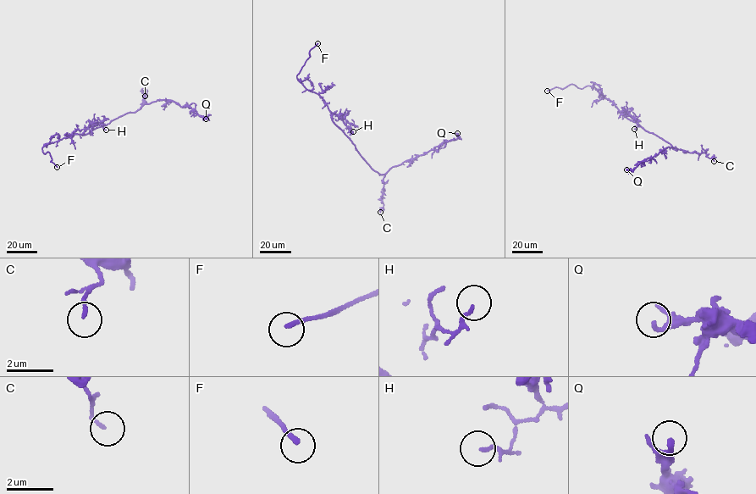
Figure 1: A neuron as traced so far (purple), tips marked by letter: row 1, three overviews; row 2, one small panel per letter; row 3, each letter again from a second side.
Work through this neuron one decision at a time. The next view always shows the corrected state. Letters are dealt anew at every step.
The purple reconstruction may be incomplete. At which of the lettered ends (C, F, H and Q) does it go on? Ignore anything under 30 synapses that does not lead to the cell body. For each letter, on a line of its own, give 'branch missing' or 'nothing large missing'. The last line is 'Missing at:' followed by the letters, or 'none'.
C: nothing large missing
F: branch missing
H: nothing large missing
Q: nothing large missing
Missing at: F

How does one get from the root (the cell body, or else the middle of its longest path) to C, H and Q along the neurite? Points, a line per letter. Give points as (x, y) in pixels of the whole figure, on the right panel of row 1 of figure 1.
C: (647, 130), (663, 139), (675, 150), (704, 152), (714, 161)
H: (647, 130), (620, 112), (637, 121), (638, 126), (634, 129)
Q: (647, 130), (677, 149), (667, 147), (641, 162), (633, 170), (626, 169)

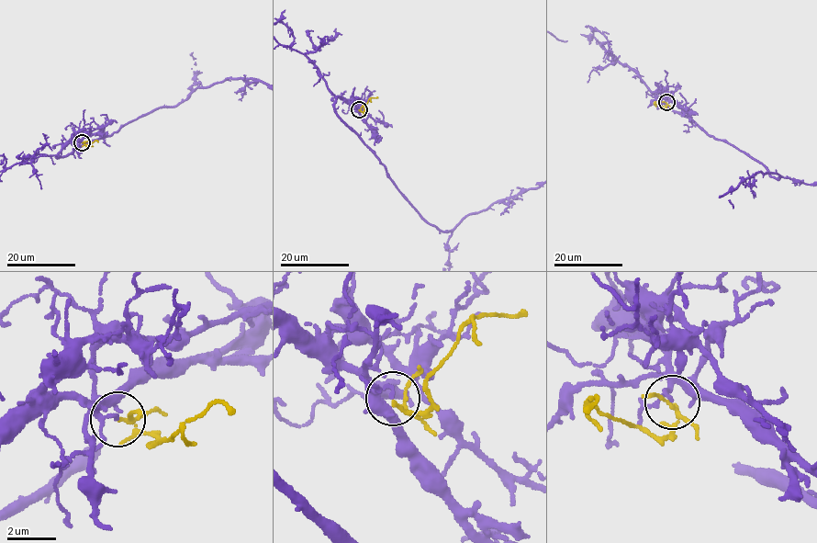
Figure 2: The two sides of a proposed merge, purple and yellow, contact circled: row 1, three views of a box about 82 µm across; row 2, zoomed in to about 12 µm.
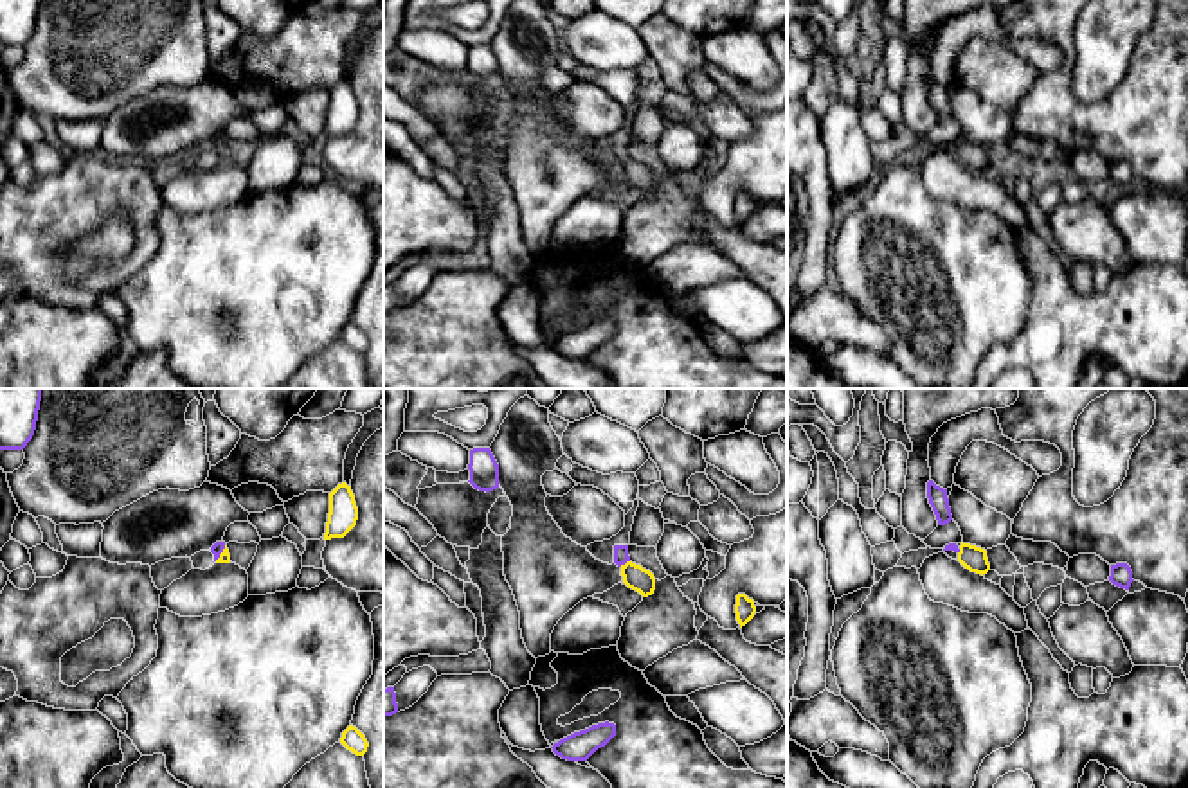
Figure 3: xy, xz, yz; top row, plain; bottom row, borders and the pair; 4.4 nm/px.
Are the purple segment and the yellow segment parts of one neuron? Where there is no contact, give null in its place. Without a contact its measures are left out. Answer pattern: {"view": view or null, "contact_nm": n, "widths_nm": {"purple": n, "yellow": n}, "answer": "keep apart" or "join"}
{"view": "xz", "contact_nm": 50, "widths_nm": {"purple": 70, "yellow": 110}, "answer": "join"}

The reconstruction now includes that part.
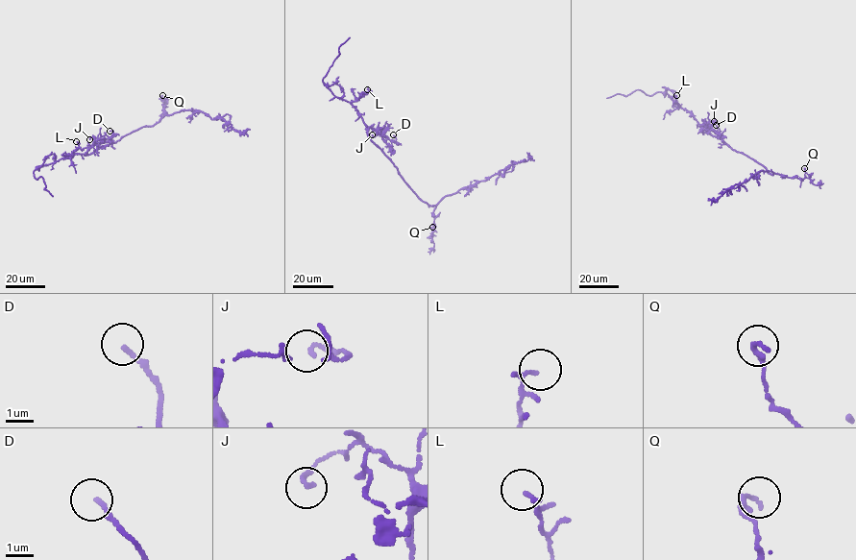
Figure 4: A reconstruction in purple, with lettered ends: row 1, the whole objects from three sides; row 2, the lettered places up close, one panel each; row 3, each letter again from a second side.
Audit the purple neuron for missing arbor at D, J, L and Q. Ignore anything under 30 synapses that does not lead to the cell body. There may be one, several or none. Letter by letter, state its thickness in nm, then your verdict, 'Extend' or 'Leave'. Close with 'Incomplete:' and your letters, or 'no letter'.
D: Thickness 160 nm. Leave
J: Thickness 160 nm. Leave
L: Thickness 140 nm. Leave
Q: Thickness 180 nm. Leave
Incomplete: no letter

